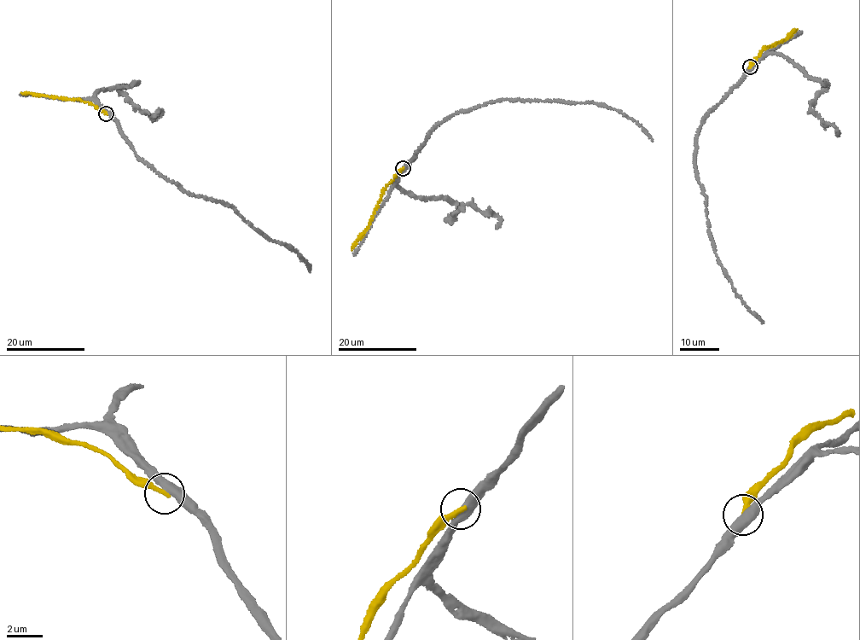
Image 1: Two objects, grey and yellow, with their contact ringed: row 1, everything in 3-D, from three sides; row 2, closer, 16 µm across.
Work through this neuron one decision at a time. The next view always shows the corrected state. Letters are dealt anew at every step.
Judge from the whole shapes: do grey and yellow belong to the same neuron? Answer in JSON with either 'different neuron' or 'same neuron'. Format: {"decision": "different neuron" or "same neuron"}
{"decision": "different neuron"}

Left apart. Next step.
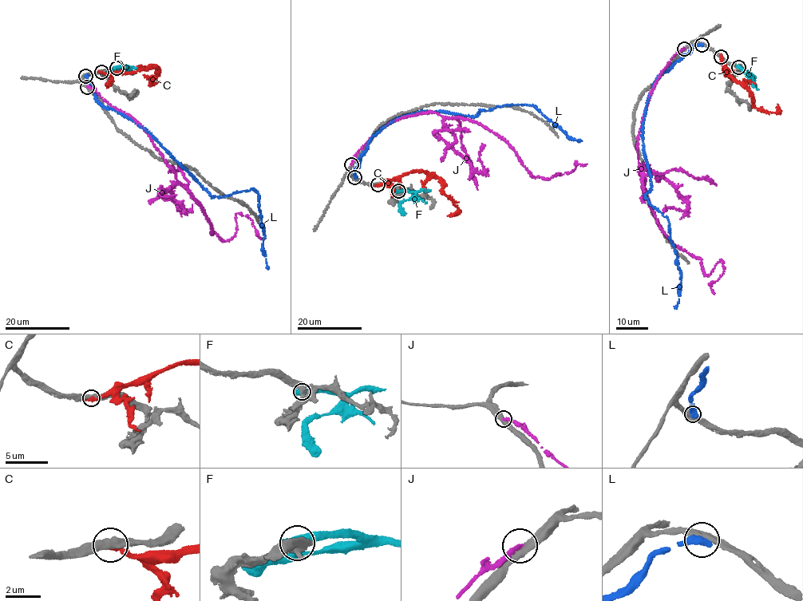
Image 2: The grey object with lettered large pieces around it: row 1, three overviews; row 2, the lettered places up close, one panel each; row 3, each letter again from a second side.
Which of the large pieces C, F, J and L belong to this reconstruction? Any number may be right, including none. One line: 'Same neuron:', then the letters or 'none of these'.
Same neuron: none of these

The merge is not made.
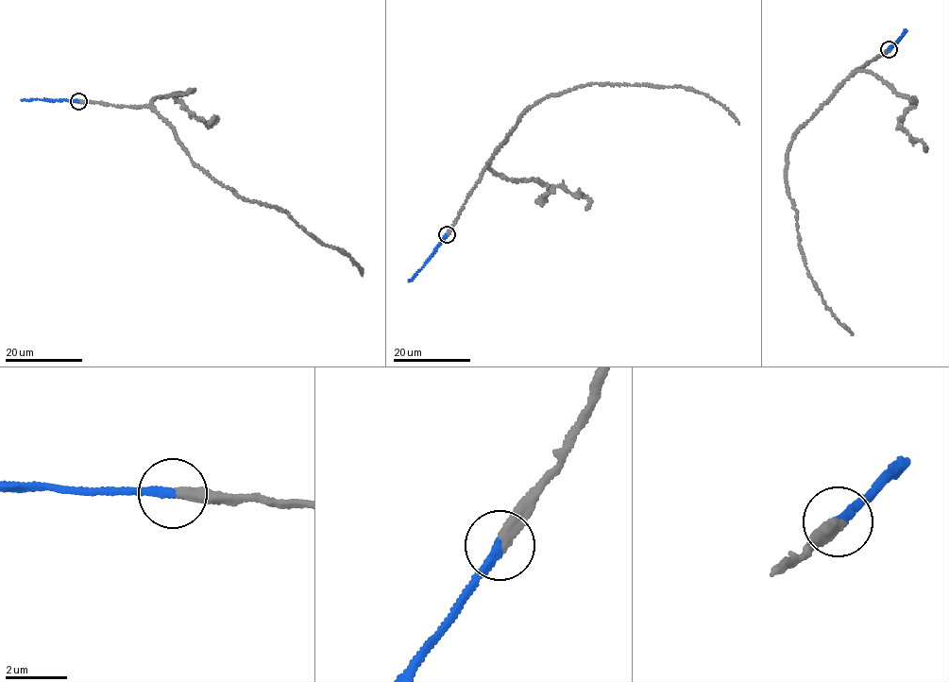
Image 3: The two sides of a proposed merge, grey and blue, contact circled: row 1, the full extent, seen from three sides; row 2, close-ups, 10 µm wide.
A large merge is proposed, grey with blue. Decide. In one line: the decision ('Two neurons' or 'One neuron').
One neuron

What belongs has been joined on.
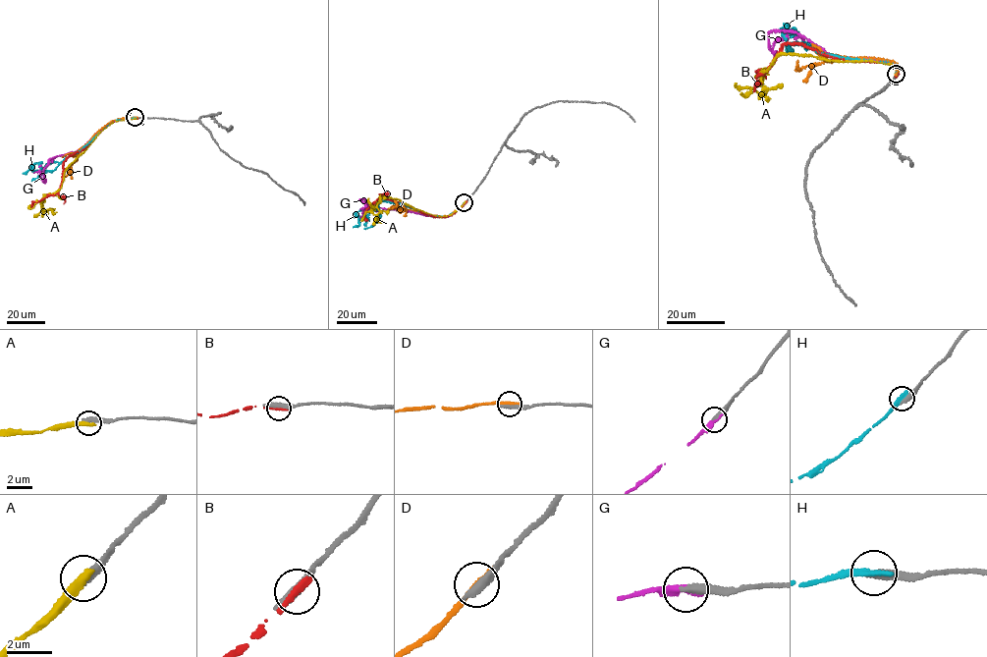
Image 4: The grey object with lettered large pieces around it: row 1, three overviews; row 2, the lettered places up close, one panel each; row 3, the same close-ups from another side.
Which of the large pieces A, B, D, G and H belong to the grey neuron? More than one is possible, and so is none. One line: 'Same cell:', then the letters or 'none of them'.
Same cell: G

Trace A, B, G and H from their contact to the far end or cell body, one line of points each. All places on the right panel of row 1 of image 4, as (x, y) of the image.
A: (896, 75), (896, 66), (886, 62), (785, 52), (761, 71), (764, 72), (761, 91), (735, 83)
B: (896, 76), (893, 63), (843, 59), (794, 42), (782, 46), (770, 67), (756, 71), (763, 80)
G: (897, 74), (896, 63), (833, 55), (796, 32), (769, 32), (771, 49), (786, 36), (782, 30)
H: (896, 74), (896, 64), (887, 61), (801, 43), (790, 49), (783, 34), (795, 29), (790, 33)

